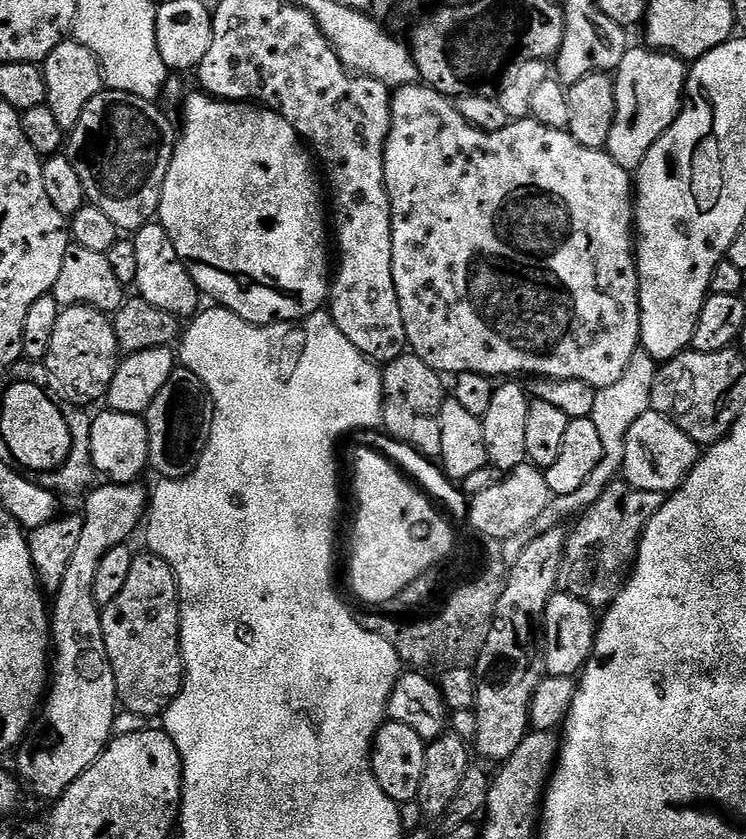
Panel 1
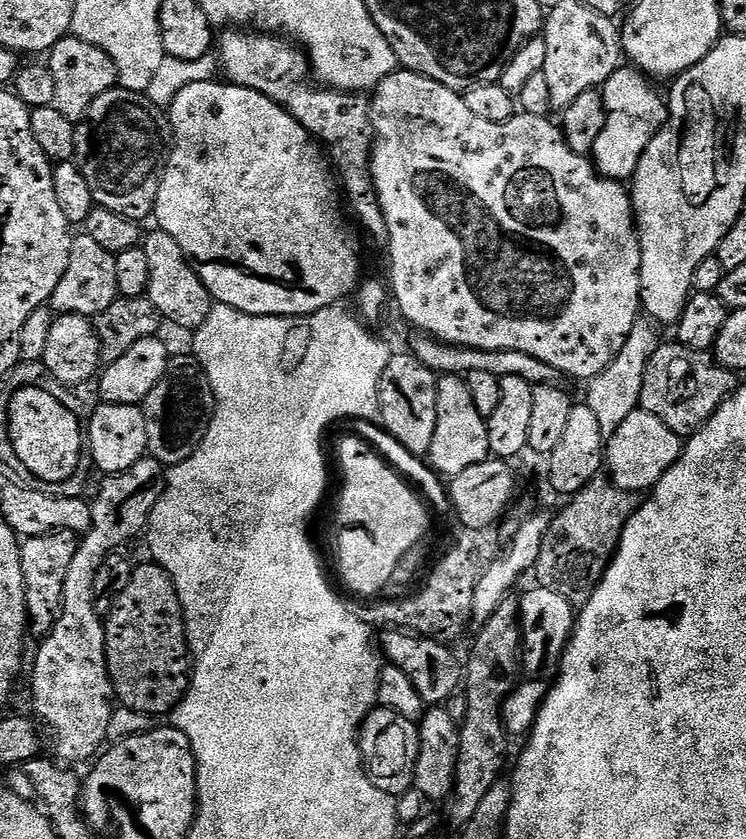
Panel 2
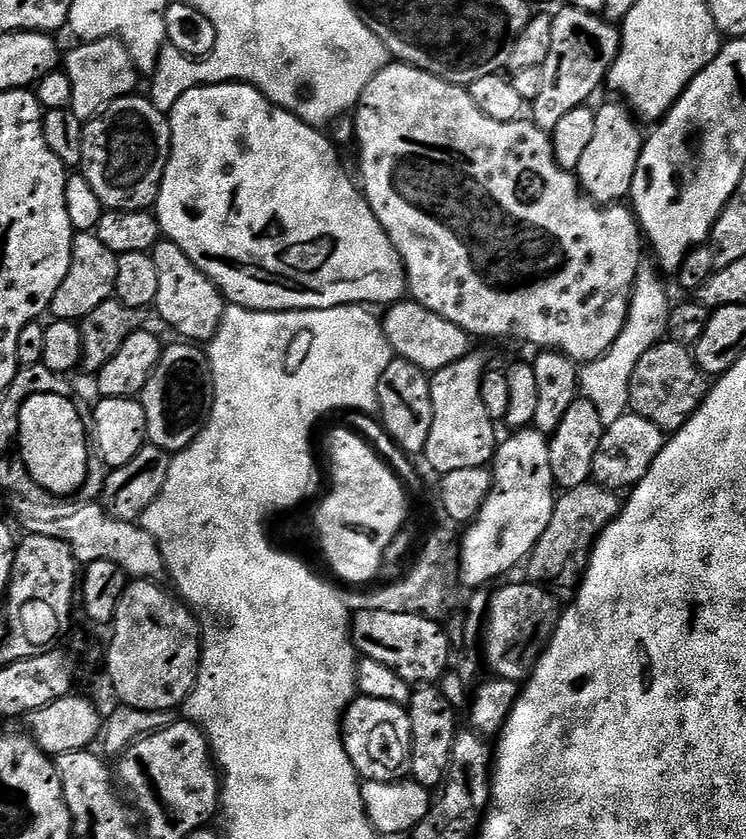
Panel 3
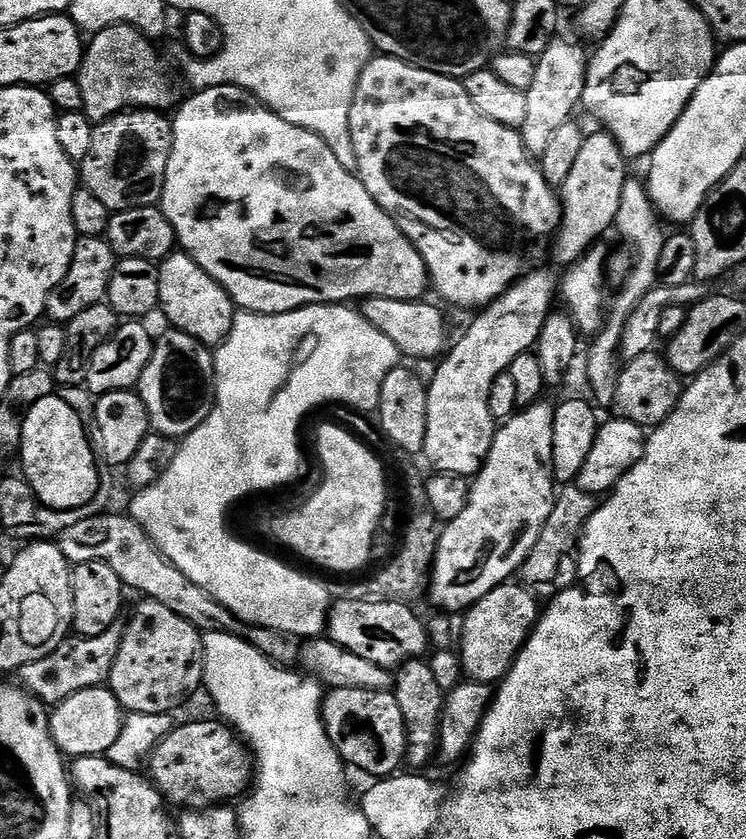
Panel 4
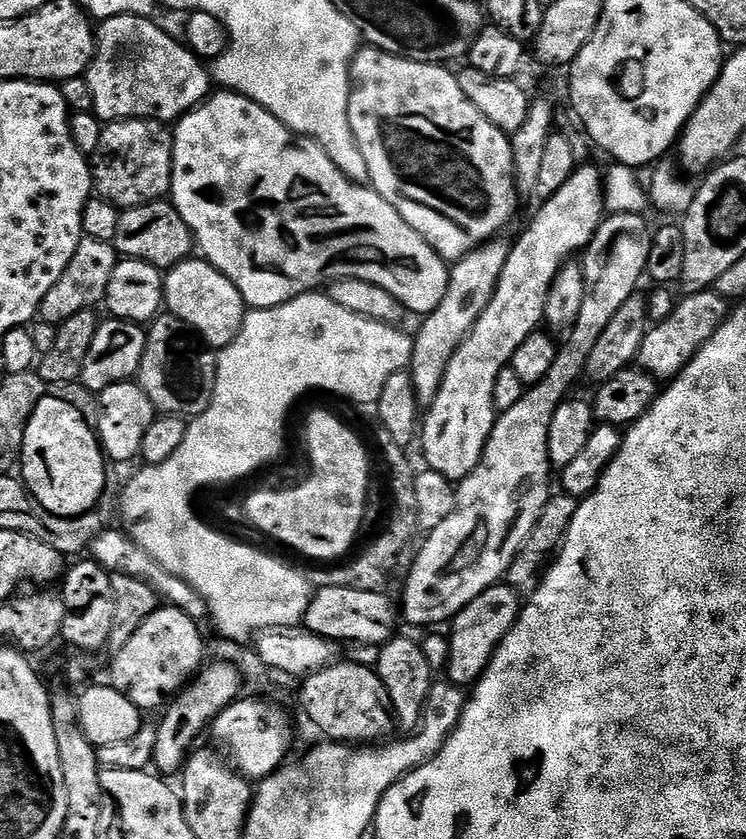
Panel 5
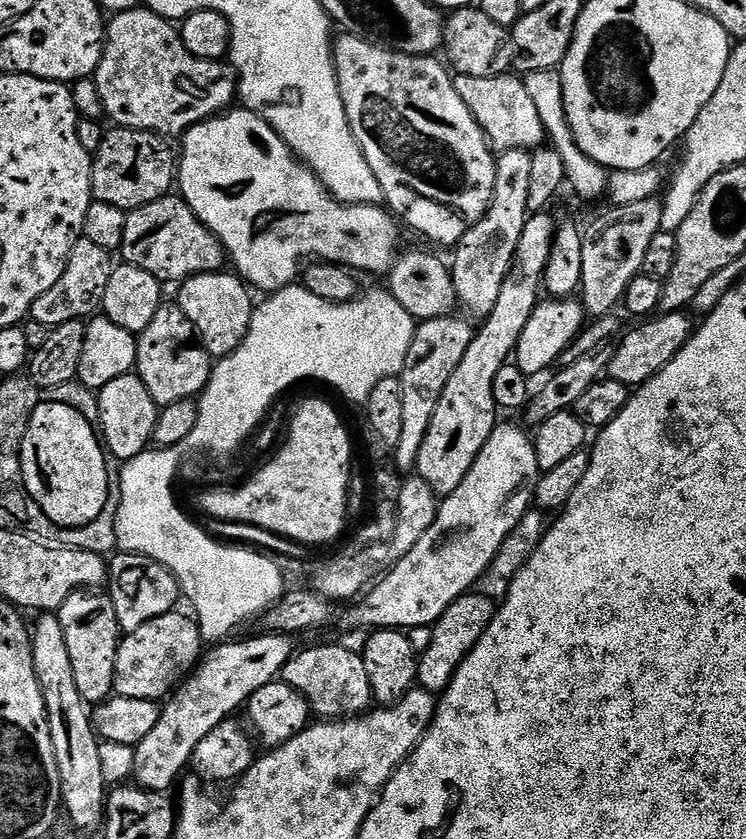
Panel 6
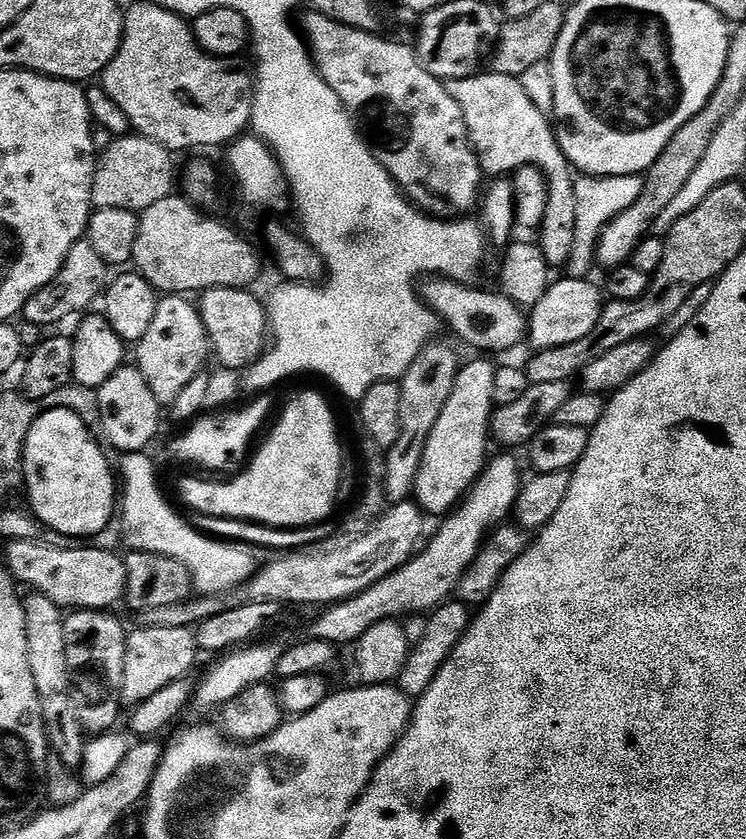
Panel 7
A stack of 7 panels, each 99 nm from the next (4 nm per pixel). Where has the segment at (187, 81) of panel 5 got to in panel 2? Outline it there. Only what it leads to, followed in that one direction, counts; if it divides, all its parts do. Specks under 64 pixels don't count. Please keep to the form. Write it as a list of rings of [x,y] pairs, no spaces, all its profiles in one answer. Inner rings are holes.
[[[71,34],[59,40],[51,52],[47,53],[46,63],[54,74],[54,106],[74,122],[83,120],[90,102],[94,102],[98,94],[106,94],[106,90],[118,84],[118,73],[110,54]]]

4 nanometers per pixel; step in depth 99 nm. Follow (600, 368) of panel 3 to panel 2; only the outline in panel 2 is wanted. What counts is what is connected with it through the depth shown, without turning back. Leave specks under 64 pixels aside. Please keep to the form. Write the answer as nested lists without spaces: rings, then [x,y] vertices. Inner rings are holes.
[[[637,321],[629,338],[626,340],[626,345],[619,351],[618,358],[612,360],[606,370],[587,383],[588,396],[586,396],[586,403],[597,415],[598,422],[601,423],[602,430],[606,436],[612,435],[614,430],[632,412],[637,411],[640,405],[646,366],[649,358],[657,352],[660,345],[660,338],[658,338],[655,330],[657,331],[649,321]]]

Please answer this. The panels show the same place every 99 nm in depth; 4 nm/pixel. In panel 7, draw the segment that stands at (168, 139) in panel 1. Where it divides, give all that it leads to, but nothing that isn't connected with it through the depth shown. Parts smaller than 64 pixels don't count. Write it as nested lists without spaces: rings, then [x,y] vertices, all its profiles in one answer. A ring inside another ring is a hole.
[[[139,134],[118,136],[105,152],[99,153],[96,161],[96,173],[92,179],[92,207],[106,210],[130,210],[137,214],[146,211],[154,202],[162,202],[162,198],[173,195],[172,183],[177,183],[178,172],[172,169],[173,153],[158,142]]]

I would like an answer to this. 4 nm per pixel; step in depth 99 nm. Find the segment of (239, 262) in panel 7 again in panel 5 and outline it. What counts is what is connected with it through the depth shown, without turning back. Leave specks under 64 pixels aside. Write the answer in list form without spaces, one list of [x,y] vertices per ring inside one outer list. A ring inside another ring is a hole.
[[[167,199],[123,209],[118,218],[118,234],[114,243],[121,257],[141,260],[161,270],[182,263],[194,252],[192,231],[188,229],[186,222],[182,222],[182,214],[178,214],[176,207]]]

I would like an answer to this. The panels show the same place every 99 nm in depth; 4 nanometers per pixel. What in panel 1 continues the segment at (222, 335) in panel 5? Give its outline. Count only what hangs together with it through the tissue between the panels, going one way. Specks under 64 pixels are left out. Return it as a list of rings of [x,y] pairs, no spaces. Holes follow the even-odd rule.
[[[159,222],[142,226],[131,237],[134,251],[138,253],[138,278],[134,288],[138,290],[139,299],[150,302],[150,306],[158,306],[158,310],[166,310],[177,318],[191,318],[201,311],[202,293],[194,278],[188,273],[188,267],[178,258],[178,250],[174,250],[174,242],[170,242],[170,234]]]

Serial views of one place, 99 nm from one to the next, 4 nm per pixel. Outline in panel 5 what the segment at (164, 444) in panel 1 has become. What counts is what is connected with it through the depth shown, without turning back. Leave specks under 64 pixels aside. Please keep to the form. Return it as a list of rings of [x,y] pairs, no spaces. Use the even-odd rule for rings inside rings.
[[[171,314],[157,316],[147,333],[146,350],[138,373],[140,389],[150,398],[160,416],[201,416],[206,406],[210,406],[214,394],[217,353],[196,335],[194,329],[186,326],[182,318]]]

